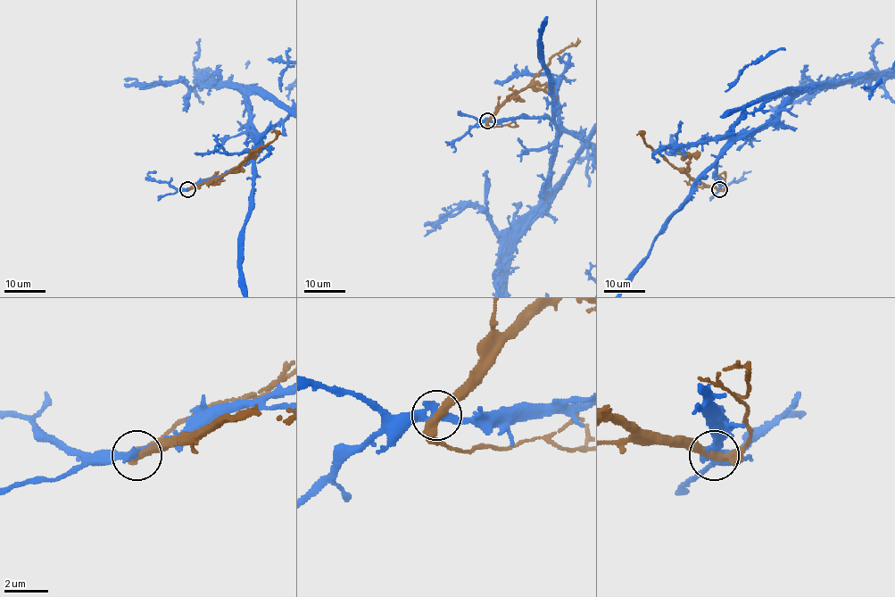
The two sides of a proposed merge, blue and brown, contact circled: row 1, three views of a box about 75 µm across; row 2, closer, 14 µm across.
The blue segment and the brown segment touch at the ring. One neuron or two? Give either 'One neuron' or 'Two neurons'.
Two neurons

